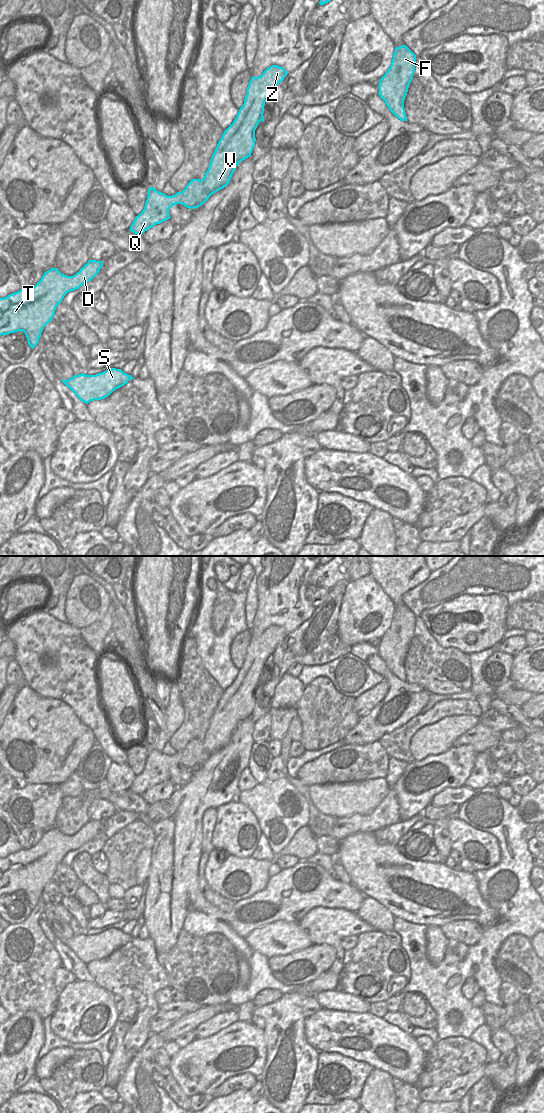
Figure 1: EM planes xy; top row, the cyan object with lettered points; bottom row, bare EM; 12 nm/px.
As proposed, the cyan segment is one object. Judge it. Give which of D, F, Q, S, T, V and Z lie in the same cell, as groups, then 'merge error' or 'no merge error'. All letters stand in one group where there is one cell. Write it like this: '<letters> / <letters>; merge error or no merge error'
D F Q S T V Z; no merge error

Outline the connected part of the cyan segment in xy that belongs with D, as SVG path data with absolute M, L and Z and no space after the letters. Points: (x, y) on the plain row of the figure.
M89 820L83 828L73 836L62 834L57 828L46 831L41 840L30 849L21 849L7 857L0 858L0 896L23 891L29 906L33 909L39 902L44 887L52 881L56 867L64 856L91 841L103 826L102 821Z

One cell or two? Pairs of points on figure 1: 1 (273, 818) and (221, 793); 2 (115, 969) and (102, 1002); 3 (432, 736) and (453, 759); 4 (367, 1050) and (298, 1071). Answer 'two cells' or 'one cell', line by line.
1: two cells
2: two cells
3: two cells
4: two cells

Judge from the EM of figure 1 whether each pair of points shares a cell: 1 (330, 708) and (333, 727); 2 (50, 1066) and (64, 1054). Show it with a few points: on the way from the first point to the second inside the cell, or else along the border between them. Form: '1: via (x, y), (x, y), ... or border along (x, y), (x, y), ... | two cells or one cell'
1: via (330, 713), (330, 722) | one cell
2: via (53, 1063), (61, 1055) | one cell

